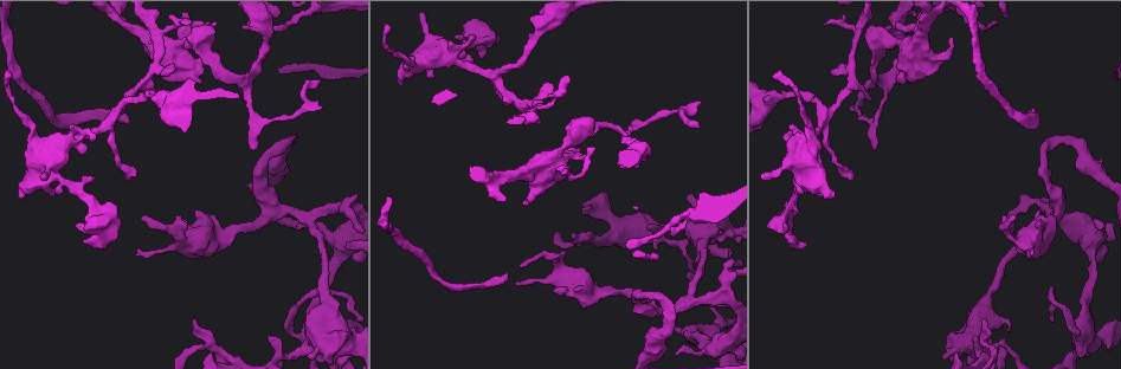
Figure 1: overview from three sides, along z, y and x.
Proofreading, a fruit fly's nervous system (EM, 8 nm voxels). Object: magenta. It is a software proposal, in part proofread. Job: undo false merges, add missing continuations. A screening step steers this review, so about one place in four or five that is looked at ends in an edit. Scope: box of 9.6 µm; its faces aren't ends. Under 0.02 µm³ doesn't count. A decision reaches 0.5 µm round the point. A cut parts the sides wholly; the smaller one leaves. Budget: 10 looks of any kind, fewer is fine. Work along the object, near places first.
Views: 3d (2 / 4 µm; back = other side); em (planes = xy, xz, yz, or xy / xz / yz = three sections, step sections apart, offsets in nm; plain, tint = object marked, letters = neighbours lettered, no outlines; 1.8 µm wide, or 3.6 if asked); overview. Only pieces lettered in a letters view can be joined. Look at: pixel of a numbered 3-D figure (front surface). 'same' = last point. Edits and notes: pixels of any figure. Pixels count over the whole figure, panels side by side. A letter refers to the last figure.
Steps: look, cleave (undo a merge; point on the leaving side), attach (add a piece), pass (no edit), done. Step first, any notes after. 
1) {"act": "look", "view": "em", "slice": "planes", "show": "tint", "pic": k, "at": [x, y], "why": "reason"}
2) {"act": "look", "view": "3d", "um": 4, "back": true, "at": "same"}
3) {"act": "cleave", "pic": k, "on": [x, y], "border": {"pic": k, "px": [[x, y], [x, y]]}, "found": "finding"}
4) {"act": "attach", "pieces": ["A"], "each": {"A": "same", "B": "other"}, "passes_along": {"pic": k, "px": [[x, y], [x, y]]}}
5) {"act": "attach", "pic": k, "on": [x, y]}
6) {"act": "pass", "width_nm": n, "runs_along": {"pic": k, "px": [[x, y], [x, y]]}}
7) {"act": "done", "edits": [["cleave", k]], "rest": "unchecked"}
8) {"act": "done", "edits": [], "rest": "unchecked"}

{"act": "look", "view": "em", "slice": "xy", "step": 16, "show": "tint", "pic": 1, "at": [172, 71], "why": "an open end"}

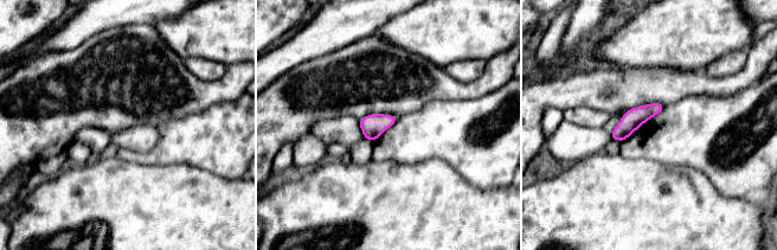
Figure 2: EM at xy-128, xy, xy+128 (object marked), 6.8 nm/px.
{"act": "look", "view": "em", "slice": "xy", "step": 16, "show": "letters", "at": "same", "why": "what lies round it"}

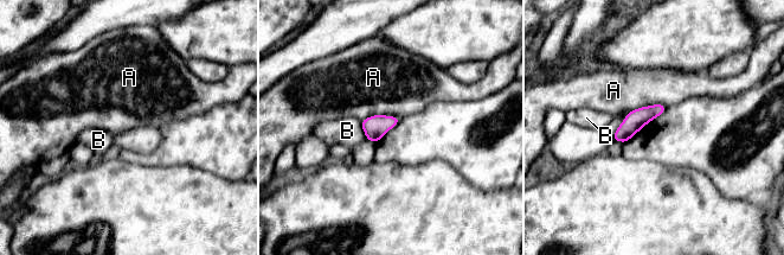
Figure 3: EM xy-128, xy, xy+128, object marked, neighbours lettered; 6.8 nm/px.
{"act": "pass", "longest_contact_nm": ["A", 280], "each": {"A": "other", "B": "other"}, "runs_along": {"pic": 3, "px": [[661, 107], [642, 115], [616, 136]]}, "found": "no lettered piece goes on from it"}

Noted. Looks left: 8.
{"act": "look", "view": "3d", "um": 2, "pic": 1, "at": [76, 137], "why": "thick turns thin"}

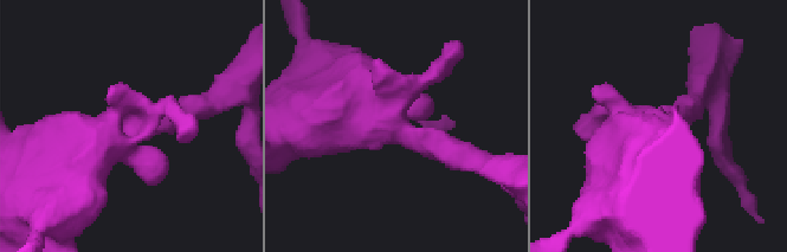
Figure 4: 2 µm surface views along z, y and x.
{"act": "look", "view": "em", "slice": "yz", "step": 4, "show": "tint", "pic": 4, "at": [396, 130], "why": "shape alone is not enough"}

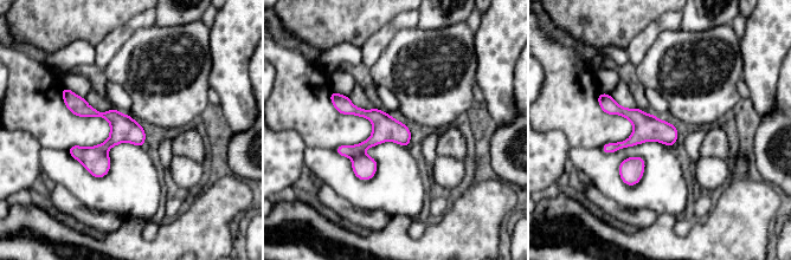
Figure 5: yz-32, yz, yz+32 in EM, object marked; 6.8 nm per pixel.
{"act": "look", "view": "em", "slice": "planes", "show": "letters", "at": "same", "why": "cut it another way"}

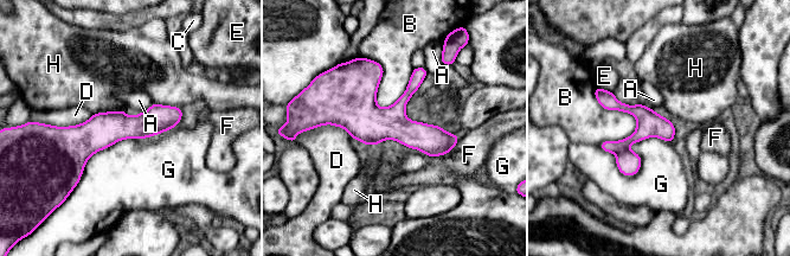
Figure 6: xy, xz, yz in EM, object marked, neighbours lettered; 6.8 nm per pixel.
{"act": "pass", "each": {"A": "other", "B": "other", "C": "other", "D": "other", "E": "other", "F": "other", "G": "other", "H": "other"}, "border": {"pic": 6, "px": [[673, 141], [598, 146]]}, "found": "all the same neuron"}

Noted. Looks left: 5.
{"act": "look", "view": "em", "slice": "planes", "show": "letters", "pic": 1, "at": [128, 120], "why": "long arm stops here"}

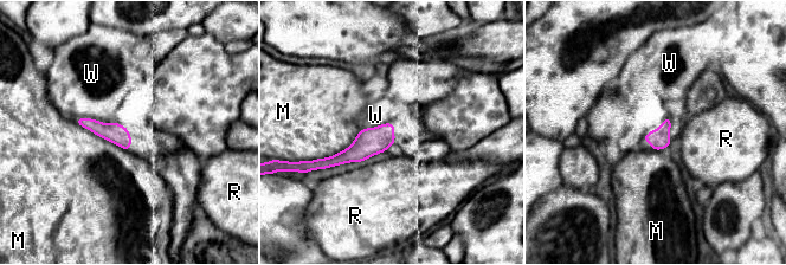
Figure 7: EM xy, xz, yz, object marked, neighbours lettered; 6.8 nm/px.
{"act": "pass", "width_nm": 140, "each": {"M": "other", "R": "other", "W": "other"}, "found": "no lettered piece goes on from it"}

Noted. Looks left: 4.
{"act": "look", "view": "3d", "um": 2, "pic": 1, "at": [723, 291]}

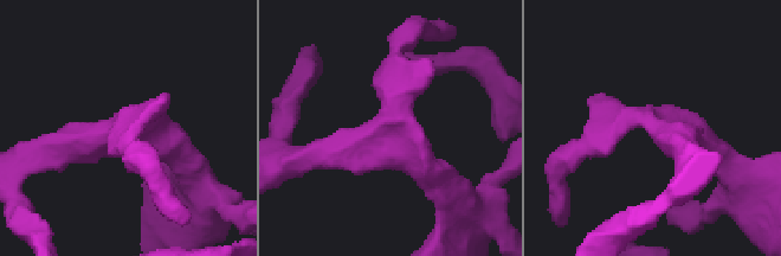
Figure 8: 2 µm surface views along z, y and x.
{"act": "look", "view": "em", "slice": "planes", "show": "letters", "pic": 8, "at": [652, 123], "why": "shape alone is not enough"}

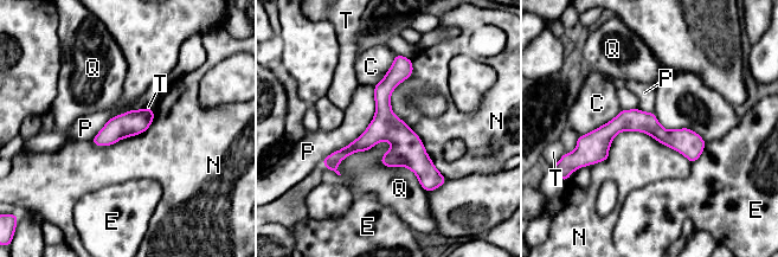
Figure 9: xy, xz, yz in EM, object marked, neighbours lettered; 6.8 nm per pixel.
{"act": "pass", "each": {"C": "other", "E": "other", "N": "other", "P": "other", "Q": "other", "T": "other"}, "border": {"pic": 9, "px": [[411, 60], [391, 110], [447, 179]]}, "found": "continuous, no second neuron"}

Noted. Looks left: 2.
{"act": "done", "edits": [], "rest": "unchecked"}

